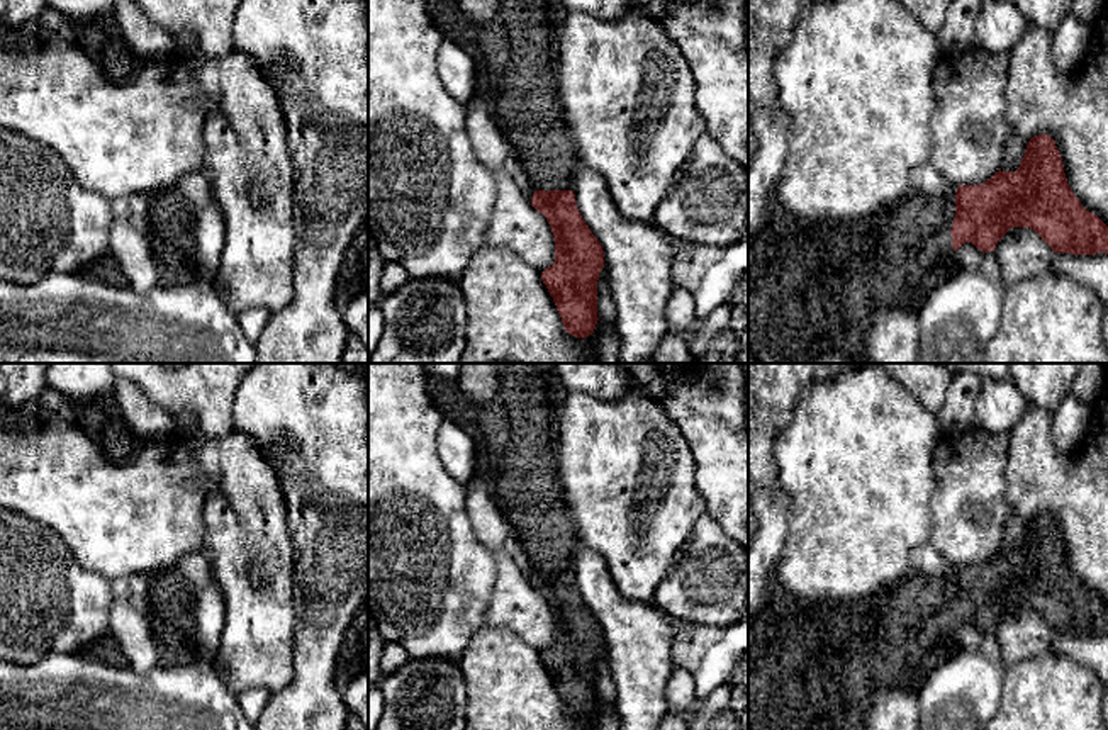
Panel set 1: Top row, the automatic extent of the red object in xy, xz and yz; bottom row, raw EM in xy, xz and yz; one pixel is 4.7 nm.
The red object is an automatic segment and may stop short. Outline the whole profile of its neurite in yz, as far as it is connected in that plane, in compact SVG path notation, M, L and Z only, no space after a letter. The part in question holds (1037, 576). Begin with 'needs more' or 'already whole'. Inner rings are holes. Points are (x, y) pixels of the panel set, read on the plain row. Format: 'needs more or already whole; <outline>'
needs more; M1049 514L1033 516L1025 530L1021 543L1016 552L998 550L988 562L981 565L960 565L957 567L955 579L930 577L921 572L915 572L904 581L894 584L882 594L872 596L855 608L847 606L825 606L796 603L781 586L777 577L777 565L772 569L769 579L769 601L765 609L748 623L748 730L867 730L869 710L872 694L882 688L899 688L918 693L926 676L942 662L945 662L955 649L955 632L964 623L972 623L982 633L994 632L998 621L1011 608L1030 608L1033 609L1054 633L1071 635L1108 635L1108 606L1093 592L1086 591L1079 579L1071 570L1060 533L1055 521Z

